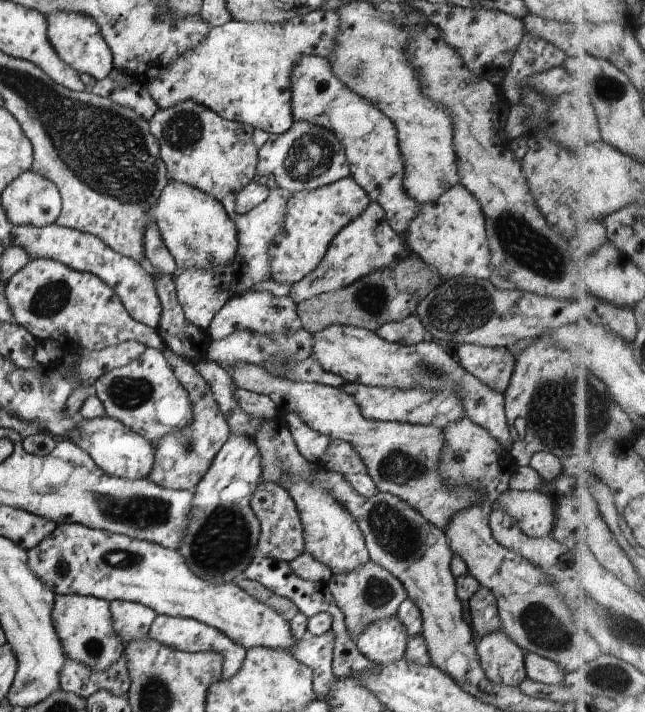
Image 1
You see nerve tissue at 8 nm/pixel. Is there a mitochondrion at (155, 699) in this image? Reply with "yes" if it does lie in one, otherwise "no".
yes

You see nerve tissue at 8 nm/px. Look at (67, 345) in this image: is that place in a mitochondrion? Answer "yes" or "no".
no

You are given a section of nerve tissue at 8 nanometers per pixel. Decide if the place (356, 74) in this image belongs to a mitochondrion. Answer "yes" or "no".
yes

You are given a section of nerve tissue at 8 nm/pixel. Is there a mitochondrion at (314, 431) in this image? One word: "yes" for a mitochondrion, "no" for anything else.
no

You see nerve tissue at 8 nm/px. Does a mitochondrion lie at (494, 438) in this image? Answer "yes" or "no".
no

